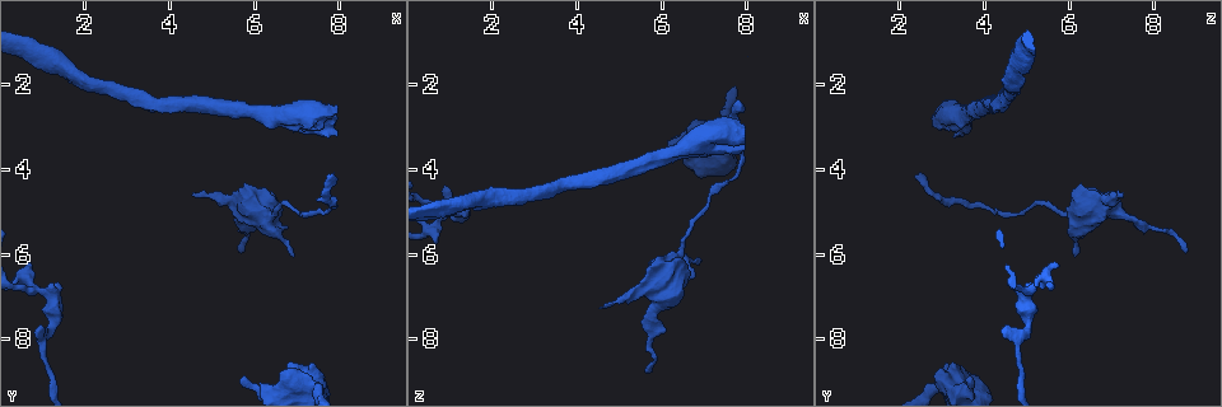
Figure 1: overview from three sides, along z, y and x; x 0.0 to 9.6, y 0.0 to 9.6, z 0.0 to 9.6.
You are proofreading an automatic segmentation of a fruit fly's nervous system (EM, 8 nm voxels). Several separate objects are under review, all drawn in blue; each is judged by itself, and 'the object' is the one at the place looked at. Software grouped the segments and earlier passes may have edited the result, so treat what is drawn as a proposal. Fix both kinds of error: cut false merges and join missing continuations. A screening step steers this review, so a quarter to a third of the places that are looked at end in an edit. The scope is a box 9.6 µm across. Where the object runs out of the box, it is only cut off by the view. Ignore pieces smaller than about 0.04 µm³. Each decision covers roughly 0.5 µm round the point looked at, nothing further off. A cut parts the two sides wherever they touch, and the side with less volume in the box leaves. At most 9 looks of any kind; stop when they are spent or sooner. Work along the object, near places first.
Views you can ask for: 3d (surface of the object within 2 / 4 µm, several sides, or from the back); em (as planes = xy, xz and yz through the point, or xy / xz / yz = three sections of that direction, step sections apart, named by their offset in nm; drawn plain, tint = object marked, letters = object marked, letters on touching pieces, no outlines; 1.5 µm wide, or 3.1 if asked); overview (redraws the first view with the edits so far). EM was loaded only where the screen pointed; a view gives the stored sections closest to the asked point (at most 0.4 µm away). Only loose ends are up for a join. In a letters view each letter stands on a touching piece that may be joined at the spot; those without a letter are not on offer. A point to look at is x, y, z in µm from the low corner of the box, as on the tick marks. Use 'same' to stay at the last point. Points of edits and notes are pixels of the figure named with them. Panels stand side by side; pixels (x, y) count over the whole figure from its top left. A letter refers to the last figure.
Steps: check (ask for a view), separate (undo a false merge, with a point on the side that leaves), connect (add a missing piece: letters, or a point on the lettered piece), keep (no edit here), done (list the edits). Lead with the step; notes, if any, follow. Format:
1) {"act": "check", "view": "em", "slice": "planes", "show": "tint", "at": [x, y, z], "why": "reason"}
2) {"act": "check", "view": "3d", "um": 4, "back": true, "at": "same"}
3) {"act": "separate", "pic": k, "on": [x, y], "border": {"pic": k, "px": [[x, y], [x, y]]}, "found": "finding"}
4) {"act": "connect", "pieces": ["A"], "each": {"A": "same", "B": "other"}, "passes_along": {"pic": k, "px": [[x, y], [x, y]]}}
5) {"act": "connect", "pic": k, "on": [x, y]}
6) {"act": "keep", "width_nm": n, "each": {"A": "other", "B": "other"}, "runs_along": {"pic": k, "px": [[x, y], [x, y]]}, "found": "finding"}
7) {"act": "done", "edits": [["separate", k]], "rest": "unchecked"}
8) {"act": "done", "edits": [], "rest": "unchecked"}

{"act": "check", "view": "em", "slice": "planes", "show": "plain", "at": [0.65, 6.25, 5.70], "why": "an open end"}

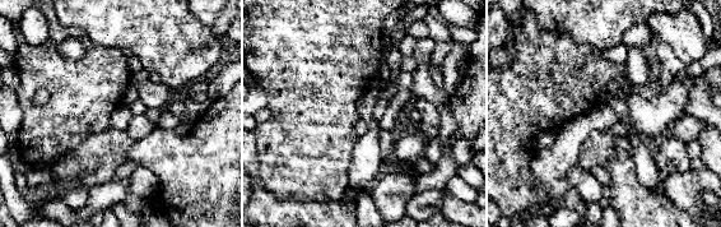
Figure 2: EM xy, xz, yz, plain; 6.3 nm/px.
{"act": "check", "view": "em", "slice": "planes", "show": "letters", "at": "same"}

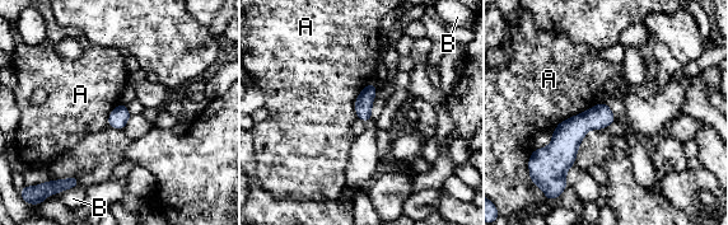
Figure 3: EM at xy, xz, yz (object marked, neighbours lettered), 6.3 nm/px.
{"act": "keep", "each": {"A": "other", "B": "other"}, "border": {"pic": 3, "px": [[600, 102], [563, 120], [552, 130]]}, "found": "no lettered piece goes on from it"}

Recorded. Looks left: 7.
{"act": "check", "view": "3d", "um": 2, "at": [0.85, 7.85, 4.45], "why": "free end"}

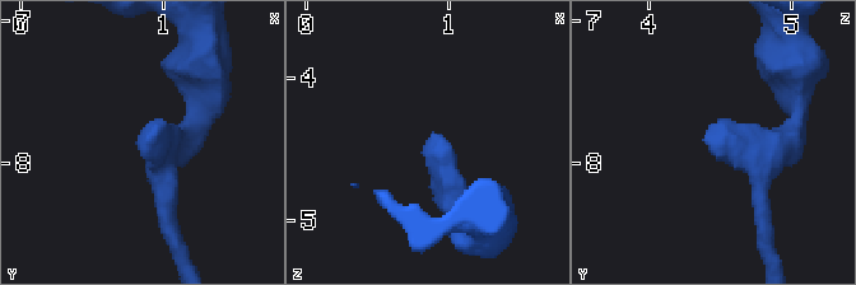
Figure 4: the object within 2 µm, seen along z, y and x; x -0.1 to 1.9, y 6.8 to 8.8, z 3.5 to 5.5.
{"act": "check", "view": "em", "slice": "planes", "show": "letters", "at": [0.88, 7.80, 4.40]}

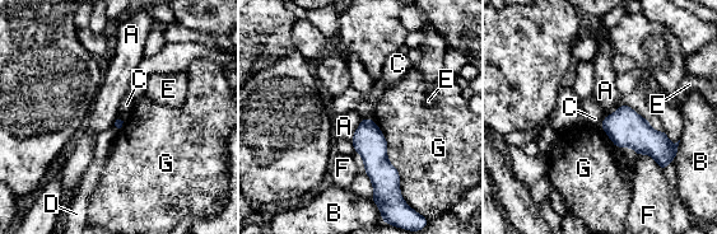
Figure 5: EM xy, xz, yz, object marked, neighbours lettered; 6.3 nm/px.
{"act": "keep", "longest_contact_nm": ["G", 550], "each": {"A": "other", "B": "other", "C": "other", "D": "other", "E": "other", "F": "other", "G": "other"}, "border": {"pic": 5, "px": [[362, 118], [350, 139]]}, "found": "no lettered piece goes on from it"}

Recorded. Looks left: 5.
{"act": "check", "view": "em", "slice": "planes", "show": "letters", "at": [5.70, 8.90, 3.70], "why": "branch stops here"}

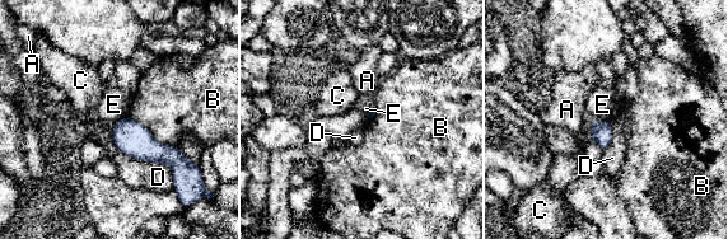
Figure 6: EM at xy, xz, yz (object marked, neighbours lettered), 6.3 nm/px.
{"act": "keep", "each": {"A": "other", "B": "other", "C": "other", "D": "other", "E": "other"}, "border": {"pic": 6, "px": [[592, 118], [610, 122]]}, "found": "none of them fits"}

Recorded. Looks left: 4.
{"act": "check", "view": "em", "slice": "xz", "step": 8, "show": "tint", "at": [5.65, 5.90, 8.80], "why": "free end"}

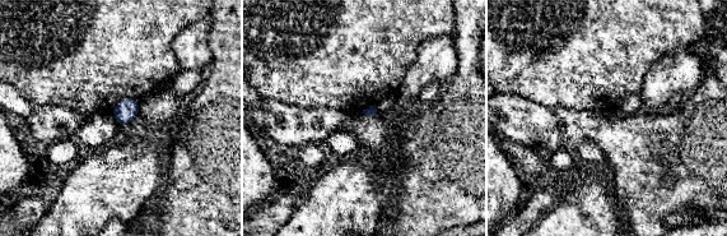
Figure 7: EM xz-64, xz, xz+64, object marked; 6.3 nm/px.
{"act": "check", "view": "em", "slice": "planes", "show": "letters", "at": "same"}

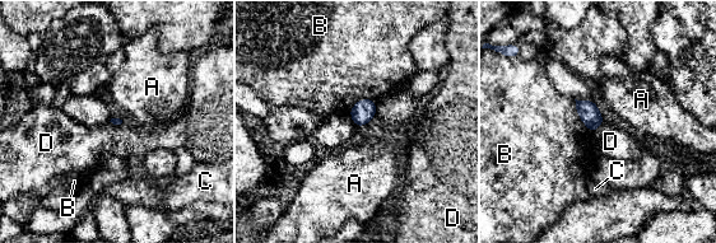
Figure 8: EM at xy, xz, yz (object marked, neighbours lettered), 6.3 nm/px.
{"act": "keep", "each": {"A": "other", "B": "other", "C": "other", "D": "other"}, "border": {"pic": 8, "px": [[605, 121], [593, 132]]}, "found": "no lettered piece goes on from it"}

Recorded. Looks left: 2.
{"act": "done", "edits": [], "rest": "unchecked"}

